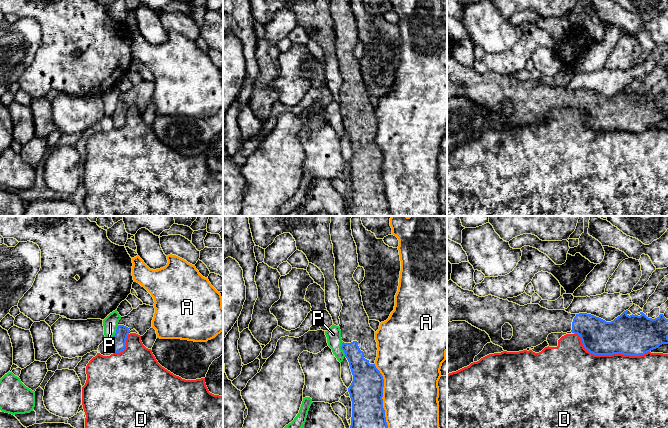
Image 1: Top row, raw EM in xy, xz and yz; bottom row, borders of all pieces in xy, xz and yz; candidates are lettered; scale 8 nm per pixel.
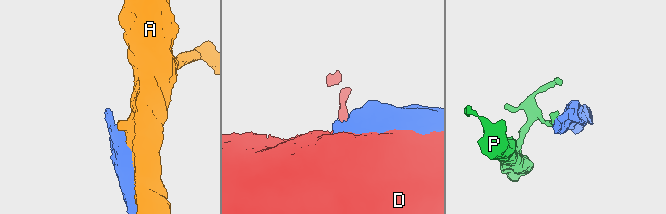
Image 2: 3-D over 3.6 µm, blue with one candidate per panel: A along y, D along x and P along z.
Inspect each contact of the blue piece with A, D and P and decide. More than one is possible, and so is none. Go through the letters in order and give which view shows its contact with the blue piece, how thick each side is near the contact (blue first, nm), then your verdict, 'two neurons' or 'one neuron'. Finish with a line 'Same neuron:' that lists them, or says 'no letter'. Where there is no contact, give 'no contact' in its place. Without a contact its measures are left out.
A: xz | 300/440 nm | two neurons
D: yz | 320/500 nm | two neurons
P: xy | 110/120 nm | two neurons
Same neuron: no letter

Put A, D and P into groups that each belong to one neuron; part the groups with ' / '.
A / D / P

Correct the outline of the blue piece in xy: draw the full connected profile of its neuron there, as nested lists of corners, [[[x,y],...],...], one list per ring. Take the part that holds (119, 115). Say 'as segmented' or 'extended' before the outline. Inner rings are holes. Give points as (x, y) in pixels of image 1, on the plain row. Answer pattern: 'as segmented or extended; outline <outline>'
extended; outline [[[139,81],[127,92],[121,93],[115,111],[112,114],[114,128],[120,129],[126,123],[126,115],[129,108],[135,105],[140,112],[143,112],[151,103],[155,84],[150,81]]]

